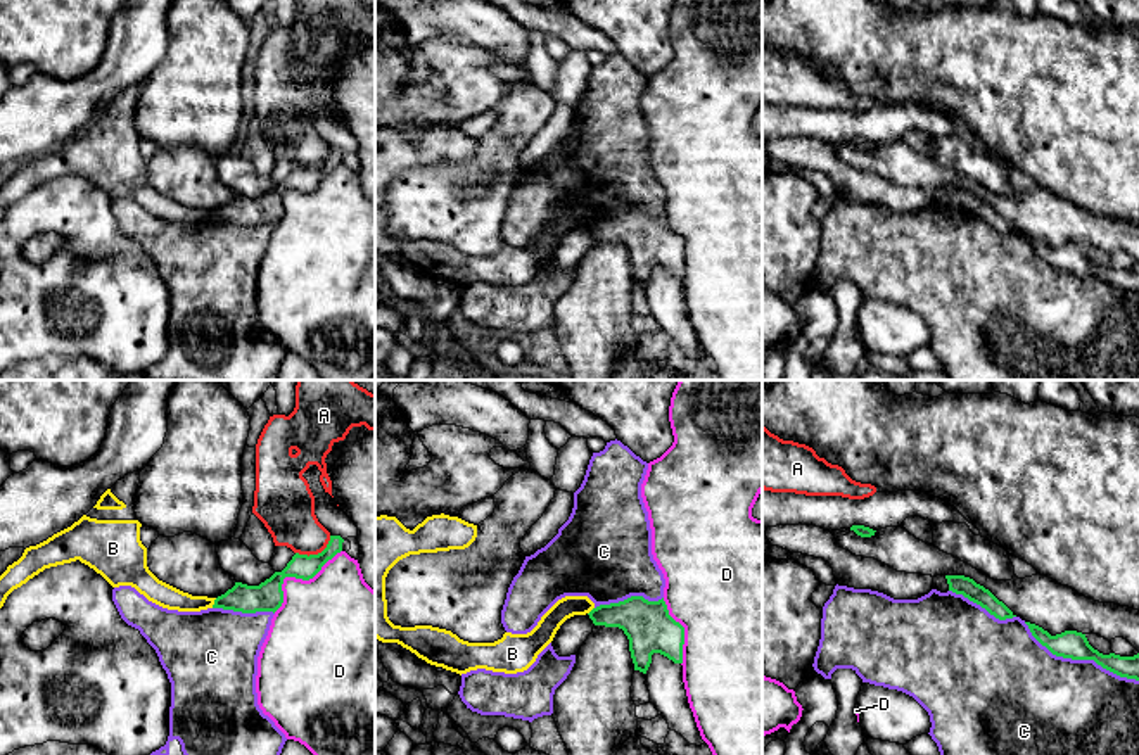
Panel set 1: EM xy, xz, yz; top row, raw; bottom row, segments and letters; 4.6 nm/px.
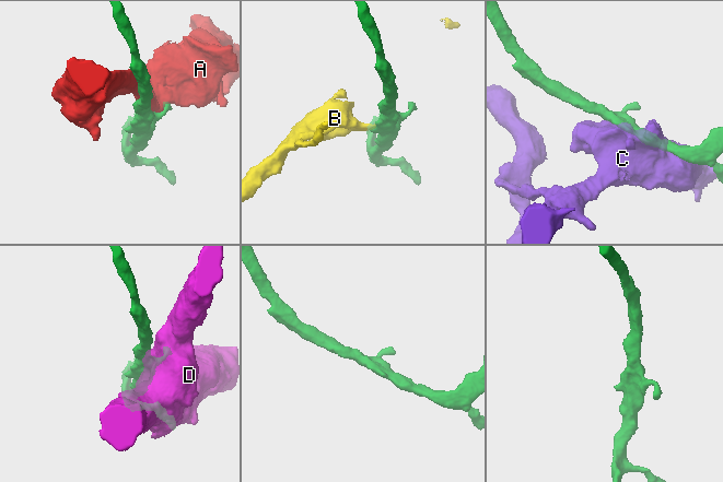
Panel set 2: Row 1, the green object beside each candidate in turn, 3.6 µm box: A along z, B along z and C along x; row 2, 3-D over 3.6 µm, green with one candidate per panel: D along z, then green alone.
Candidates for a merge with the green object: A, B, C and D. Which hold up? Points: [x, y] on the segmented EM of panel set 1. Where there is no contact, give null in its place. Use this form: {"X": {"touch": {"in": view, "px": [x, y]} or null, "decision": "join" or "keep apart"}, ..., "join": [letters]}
{"A": {"touch": {"in": "xy", "px": [315, 555]}, "decision": "keep apart"}, "B": {"touch": {"in": "xy", "px": [215, 603]}, "decision": "keep apart"}, "C": {"touch": {"in": "yz", "px": [1079, 659]}, "decision": "keep apart"}, "D": {"touch": {"in": "xy", "px": [296, 577]}, "decision": "keep apart"}, "join": []}

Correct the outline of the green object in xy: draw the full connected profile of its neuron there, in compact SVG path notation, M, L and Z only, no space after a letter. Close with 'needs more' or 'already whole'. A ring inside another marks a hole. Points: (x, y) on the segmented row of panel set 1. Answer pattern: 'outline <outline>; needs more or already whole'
outline M330 536L330 541L321 553L309 556L296 553L282 572L275 572L259 586L235 582L232 589L214 600L213 608L233 610L242 613L275 613L283 603L283 579L313 579L328 560L342 551L342 542L344 539L340 536Z; already whole

